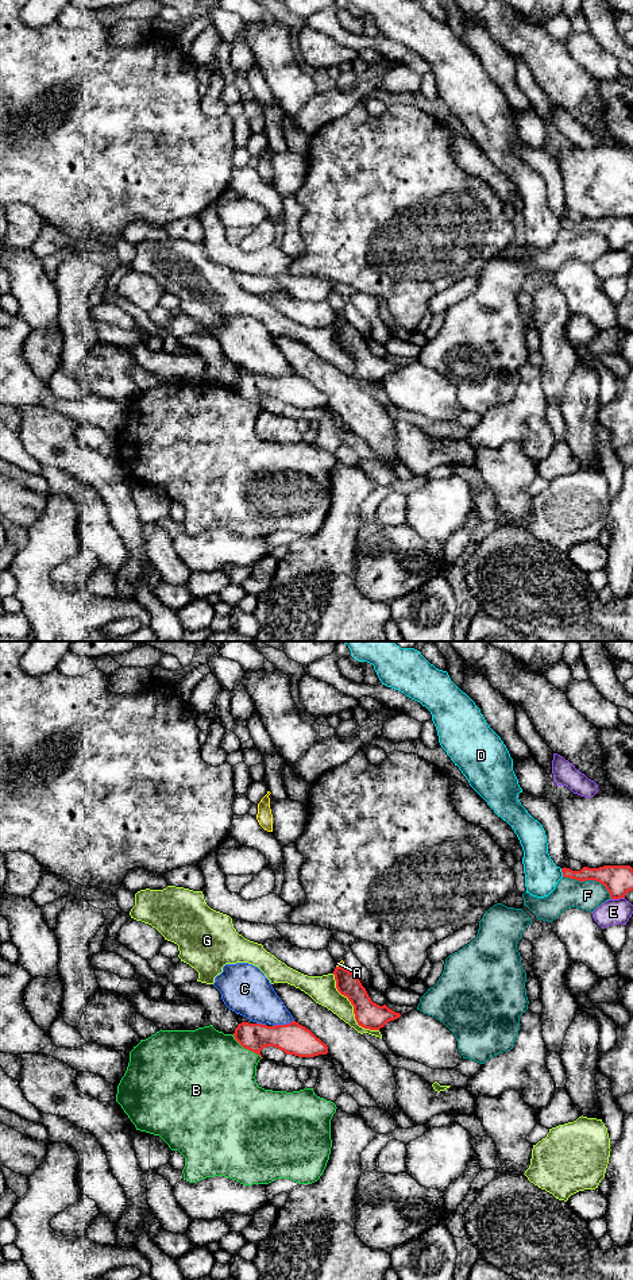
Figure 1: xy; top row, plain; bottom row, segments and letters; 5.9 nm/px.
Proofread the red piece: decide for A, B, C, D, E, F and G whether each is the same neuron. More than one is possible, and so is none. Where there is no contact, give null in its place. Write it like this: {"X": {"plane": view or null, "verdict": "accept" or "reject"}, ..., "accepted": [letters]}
{"A": {"plane": "xy", "verdict": "reject"}, "B": {"plane": "xy", "verdict": "reject"}, "C": {"plane": "xy", "verdict": "reject"}, "D": {"plane": "xy", "verdict": "reject"}, "E": {"plane": "xy", "verdict": "reject"}, "F": {"plane": "xy", "verdict": "reject"}, "G": {"plane": "xy", "verdict": "reject"}, "accepted": []}

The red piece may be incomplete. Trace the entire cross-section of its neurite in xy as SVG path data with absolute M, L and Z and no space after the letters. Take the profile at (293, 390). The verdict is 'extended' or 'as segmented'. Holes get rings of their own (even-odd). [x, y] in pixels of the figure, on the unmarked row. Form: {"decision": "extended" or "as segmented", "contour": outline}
{"decision": "as segmented", "contour": "M296 373L275 378L242 374L235 381L233 389L244 401L260 409L260 402L266 398L274 398L286 406L298 409L314 409L328 405L327 396Z"}

